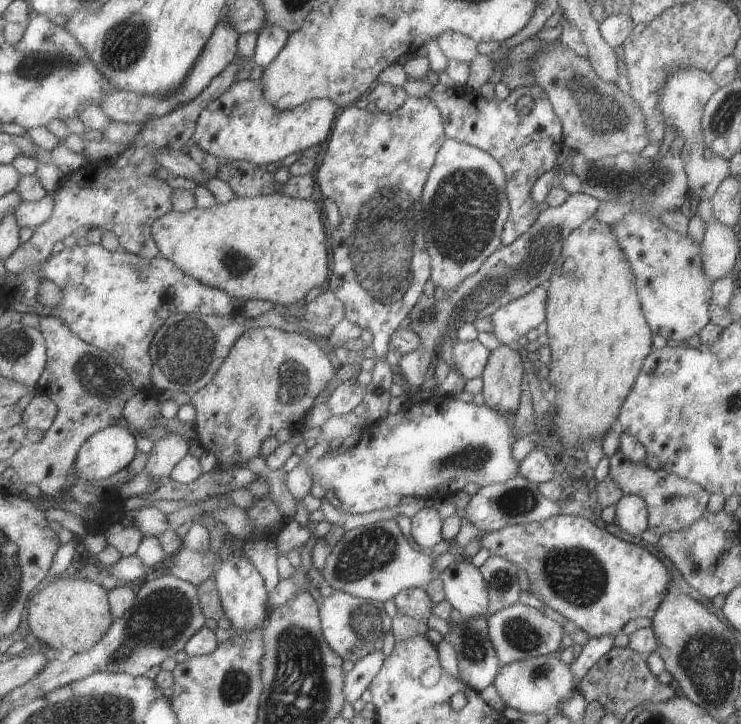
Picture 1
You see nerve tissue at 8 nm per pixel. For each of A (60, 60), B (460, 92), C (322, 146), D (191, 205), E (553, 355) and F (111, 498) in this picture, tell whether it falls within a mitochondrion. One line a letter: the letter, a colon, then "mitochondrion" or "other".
A: mitochondrion
B: other
C: other
D: other
E: other
F: other

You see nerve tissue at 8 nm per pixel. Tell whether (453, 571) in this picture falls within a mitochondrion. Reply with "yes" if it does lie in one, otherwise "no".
no

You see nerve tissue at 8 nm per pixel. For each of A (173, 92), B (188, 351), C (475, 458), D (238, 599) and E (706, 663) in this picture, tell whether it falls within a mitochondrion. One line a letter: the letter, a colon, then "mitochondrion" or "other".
A: other
B: mitochondrion
C: mitochondrion
D: other
E: mitochondrion

